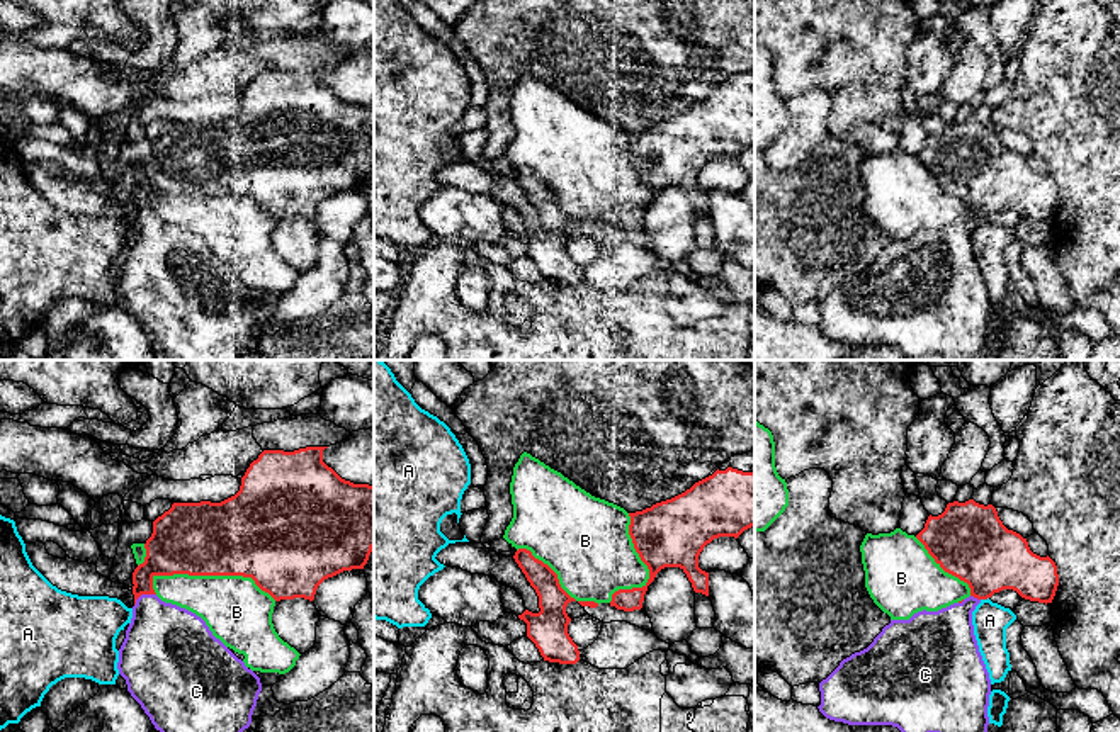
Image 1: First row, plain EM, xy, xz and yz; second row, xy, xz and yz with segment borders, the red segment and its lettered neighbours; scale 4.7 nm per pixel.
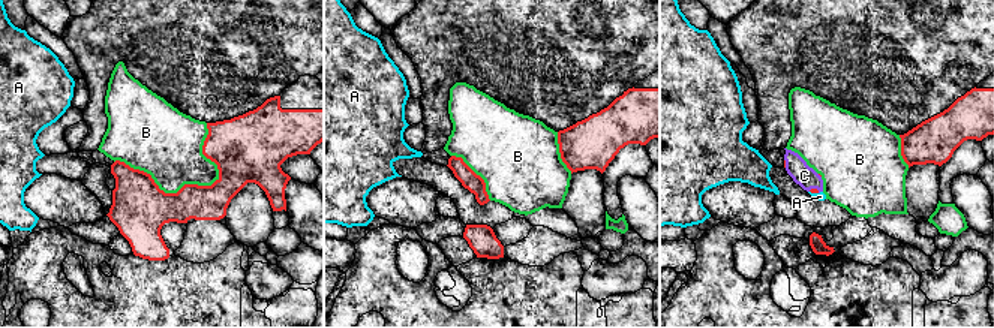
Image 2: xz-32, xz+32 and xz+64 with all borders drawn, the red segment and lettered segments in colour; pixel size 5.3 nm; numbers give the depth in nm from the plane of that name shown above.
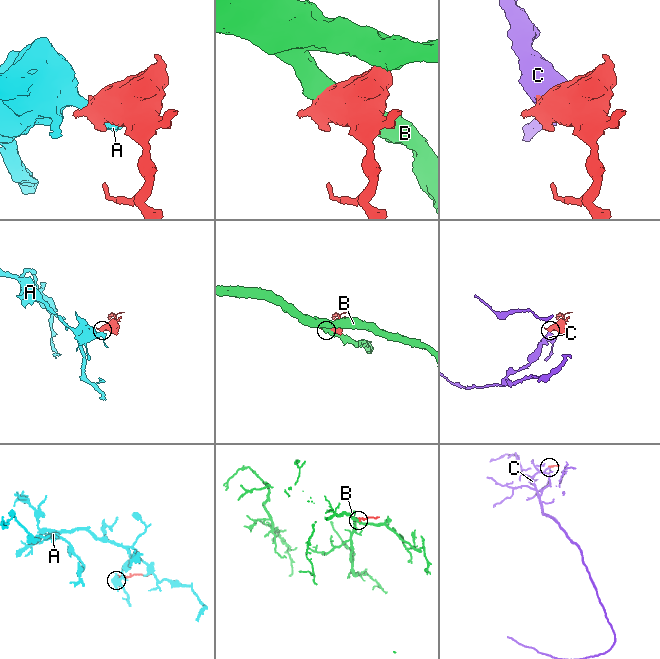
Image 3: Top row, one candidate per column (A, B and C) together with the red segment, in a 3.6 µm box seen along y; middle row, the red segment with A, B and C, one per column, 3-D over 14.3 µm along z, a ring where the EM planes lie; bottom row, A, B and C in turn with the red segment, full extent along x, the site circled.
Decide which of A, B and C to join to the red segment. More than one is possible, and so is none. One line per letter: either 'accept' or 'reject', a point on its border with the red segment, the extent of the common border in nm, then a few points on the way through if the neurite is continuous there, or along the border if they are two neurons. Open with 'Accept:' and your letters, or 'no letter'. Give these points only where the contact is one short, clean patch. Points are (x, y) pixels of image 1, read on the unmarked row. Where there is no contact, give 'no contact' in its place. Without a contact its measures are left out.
Accept: C
A: reject; meets red in yz at (984, 218); contact 40 nm long; border along yz (988, 216), (981, 219)
B: reject; meets red in xy at (214, 194); contact 600 nm long
C: accept; meets red in xy at (143, 213); contact 120 nm long; runs through xy (172, 168), (143, 197), (143, 213), (148, 231), (164, 260)

